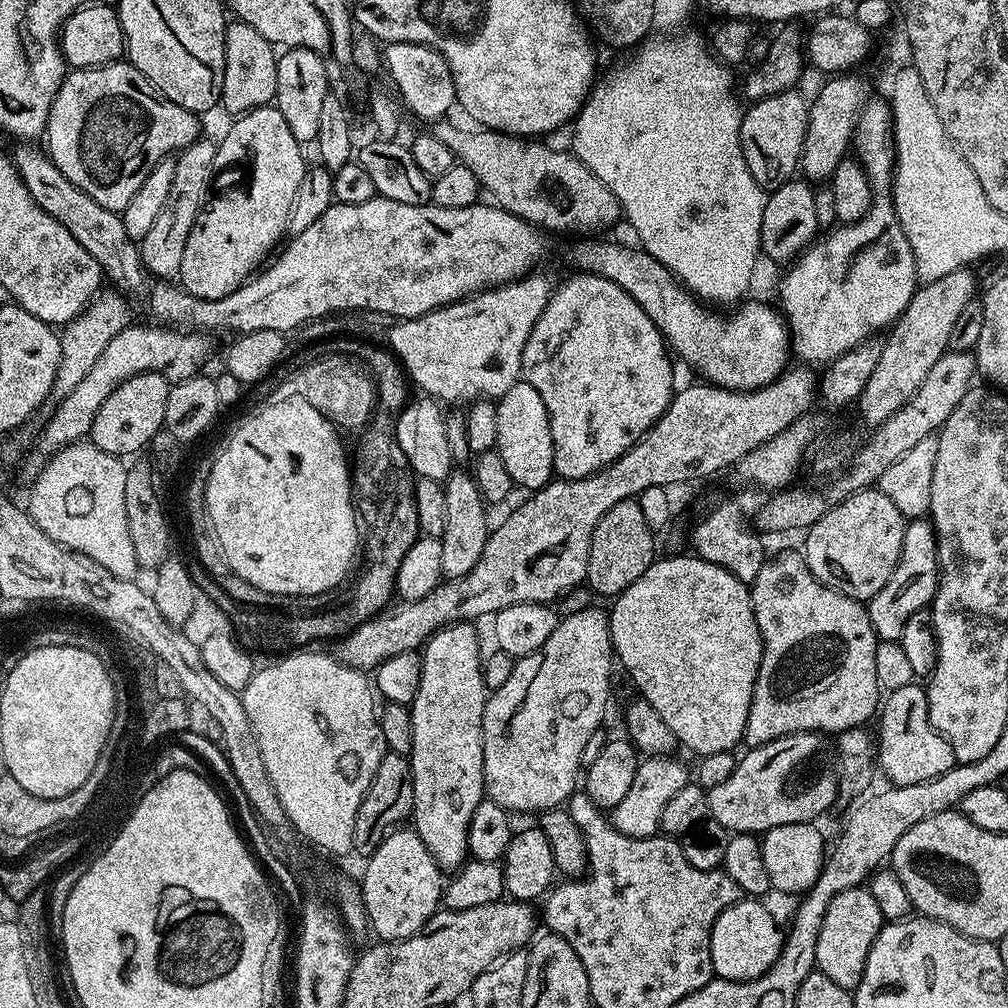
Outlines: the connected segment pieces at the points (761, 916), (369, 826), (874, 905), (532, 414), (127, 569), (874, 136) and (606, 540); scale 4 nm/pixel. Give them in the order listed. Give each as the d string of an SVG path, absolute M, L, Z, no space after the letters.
M741 898L731 904L714 922L714 930L710 934L710 958L712 959L713 973L722 980L738 980L747 982L756 980L766 974L774 966L780 956L780 949L784 947L785 937L780 934L780 928L772 917L770 909L756 898Z
M385 751L382 762L378 762L378 770L362 798L362 806L358 806L358 814L354 818L352 852L359 857L372 856L389 832L399 829L411 817L413 802L414 782L411 759L397 752Z
M867 887L842 890L842 894L838 894L834 902L826 906L826 914L822 918L822 930L818 930L816 947L818 971L826 974L826 978L830 978L830 982L835 982L837 986L855 990L862 978L870 946L874 946L874 938L878 938L885 923L882 910L878 910L878 902L874 902Z
M521 378L514 386L510 386L510 390L506 390L506 394L498 397L495 406L497 440L494 448L500 453L502 462L506 462L506 471L509 472L513 485L525 490L543 488L554 476L554 446L542 394L538 394L534 386L530 386L527 380Z
M91 442L71 444L69 448L55 453L52 460L40 469L40 475L31 481L32 497L26 503L27 511L42 531L50 538L54 538L65 548L73 552L80 552L84 556L94 558L110 574L120 580L133 579L138 572L138 565L134 558L134 542L130 542L130 526L126 522L126 474L128 468L125 461L118 456L111 456L103 452Z
M875 98L869 99L860 110L854 127L854 144L860 147L859 159L863 161L868 181L875 193L872 205L868 207L860 220L851 225L848 236L840 240L840 245L832 252L832 260L800 260L791 265L792 269L784 276L780 284L779 311L786 321L790 333L790 348L801 356L801 361L812 366L832 361L836 356L851 350L857 344L867 341L879 328L887 329L897 316L904 313L904 308L918 287L916 259L905 241L904 231L896 217L889 195L894 171L894 125L892 123L892 105Z
M635 499L618 502L618 506L610 506L610 510L602 514L590 542L586 581L597 597L615 598L622 590L626 590L626 586L630 586L630 582L638 582L638 578L646 574L658 556L652 536L654 529L646 522L642 506Z

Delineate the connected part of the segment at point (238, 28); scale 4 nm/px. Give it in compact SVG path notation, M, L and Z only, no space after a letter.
M232 22L224 30L224 77L220 104L231 114L243 114L263 104L269 104L276 95L277 49L249 24Z

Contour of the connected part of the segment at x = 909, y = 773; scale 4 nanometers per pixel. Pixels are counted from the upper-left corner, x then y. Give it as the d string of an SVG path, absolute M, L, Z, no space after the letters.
M919 683L902 686L902 690L894 690L883 697L882 707L878 712L880 720L880 736L878 732L878 768L892 779L896 786L910 786L914 782L926 782L930 778L938 778L938 774L949 772L954 766L950 746L930 726L928 717L928 694Z

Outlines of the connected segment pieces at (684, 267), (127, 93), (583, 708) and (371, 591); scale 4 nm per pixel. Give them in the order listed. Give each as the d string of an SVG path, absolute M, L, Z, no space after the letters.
M692 32L686 33L685 36L660 36L657 40L652 39L645 39L635 49L636 60L614 69L609 74L608 81L596 93L593 91L587 97L586 103L575 117L576 133L572 136L570 148L576 157L610 189L622 209L622 216L632 223L632 228L640 239L639 247L643 251L649 252L662 266L671 270L673 276L697 300L707 302L709 305L732 303L735 305L749 295L747 292L752 284L752 271L756 268L756 259L761 259L762 256L760 231L762 214L766 210L768 201L768 192L756 181L754 174L750 174L750 166L746 166L740 141L740 123L744 120L744 112L739 102L732 97L732 76L728 73L731 72L729 65L717 60L705 41L703 44Z
M131 62L103 64L100 68L77 68L65 75L50 106L46 151L58 170L62 170L62 174L70 178L74 186L90 194L98 206L106 206L120 214L130 198L138 194L138 186L146 182L146 174L150 174L158 161L201 139L200 120L197 113L178 106L178 102L170 102L170 98L160 93Z
M593 606L582 610L578 614L564 616L557 623L554 634L550 634L550 638L546 638L546 642L542 642L540 649L529 656L519 657L513 663L510 678L506 678L505 684L501 688L495 689L488 697L484 707L484 791L487 799L493 800L498 806L507 808L509 813L533 812L533 814L539 814L556 810L567 801L569 796L577 791L578 777L581 775L582 765L585 763L584 751L587 750L592 735L599 730L600 723L604 720L604 711L608 708L608 695L612 692L612 664L614 668L612 639L608 629L607 615L603 611L600 613L598 608Z
M378 404L378 408L379 411L371 417L372 425L360 436L360 449L350 468L354 496L358 501L358 516L362 521L362 560L363 556L365 560L364 569L356 577L353 575L345 579L339 588L331 588L322 594L310 594L307 602L268 598L265 604L251 604L248 600L235 600L216 581L219 579L199 562L191 565L192 580L203 599L205 596L232 623L231 631L249 653L264 651L284 654L297 646L315 645L312 644L315 640L339 641L393 603L398 566L402 566L406 550L414 546L422 533L416 505L416 480L396 437L396 421L386 412L386 404Z

